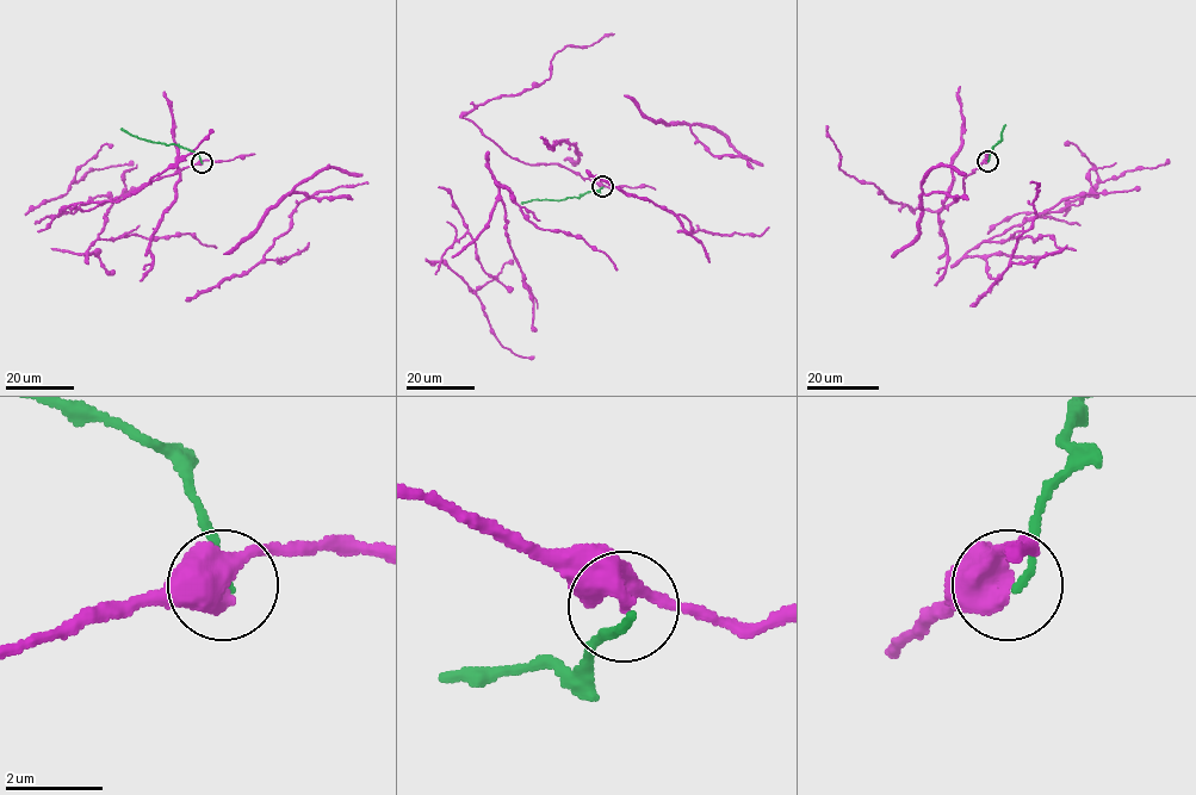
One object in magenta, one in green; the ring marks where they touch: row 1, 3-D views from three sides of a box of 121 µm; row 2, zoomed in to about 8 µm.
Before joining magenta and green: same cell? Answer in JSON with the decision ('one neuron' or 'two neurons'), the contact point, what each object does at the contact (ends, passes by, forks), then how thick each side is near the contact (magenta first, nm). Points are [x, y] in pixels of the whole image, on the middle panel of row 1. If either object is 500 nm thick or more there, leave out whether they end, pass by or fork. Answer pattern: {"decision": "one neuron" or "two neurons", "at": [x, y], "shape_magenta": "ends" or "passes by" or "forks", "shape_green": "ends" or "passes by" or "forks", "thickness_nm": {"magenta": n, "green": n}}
{"decision": "two neurons", "at": [602, 186], "thickness_nm": {"magenta": 550, "green": 150}}

